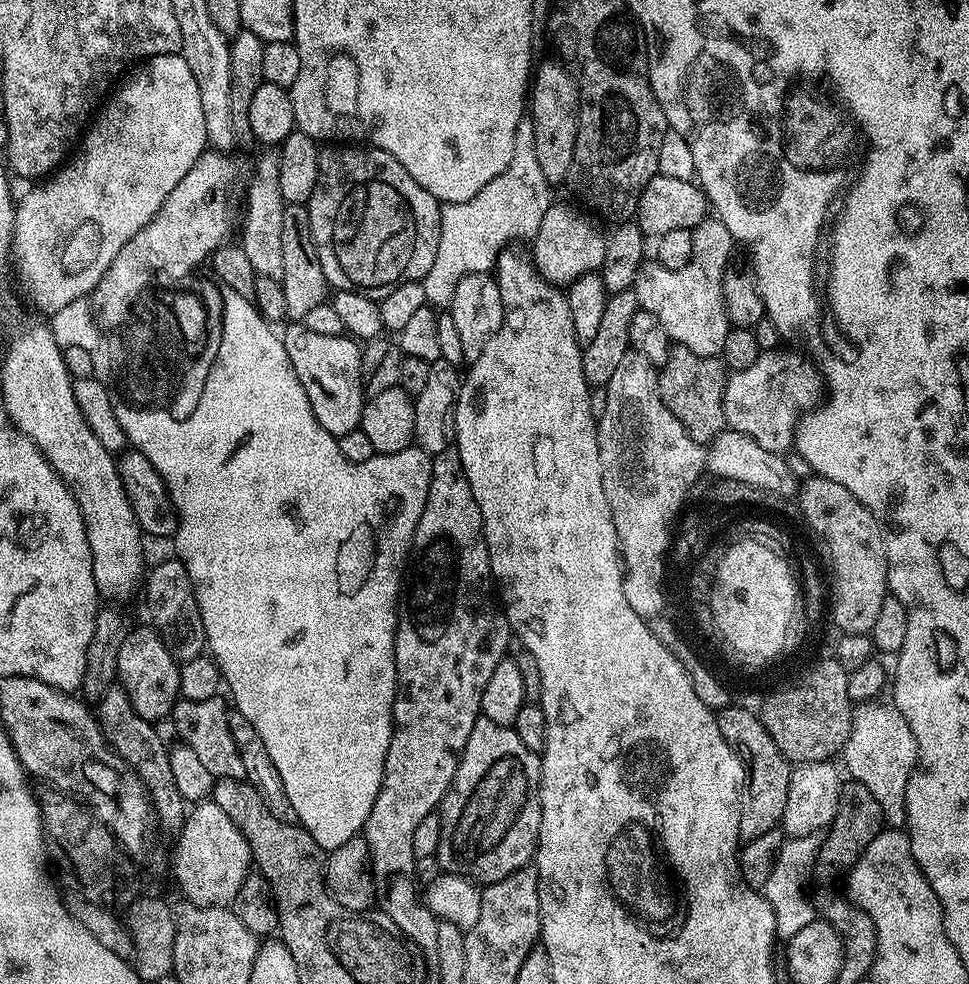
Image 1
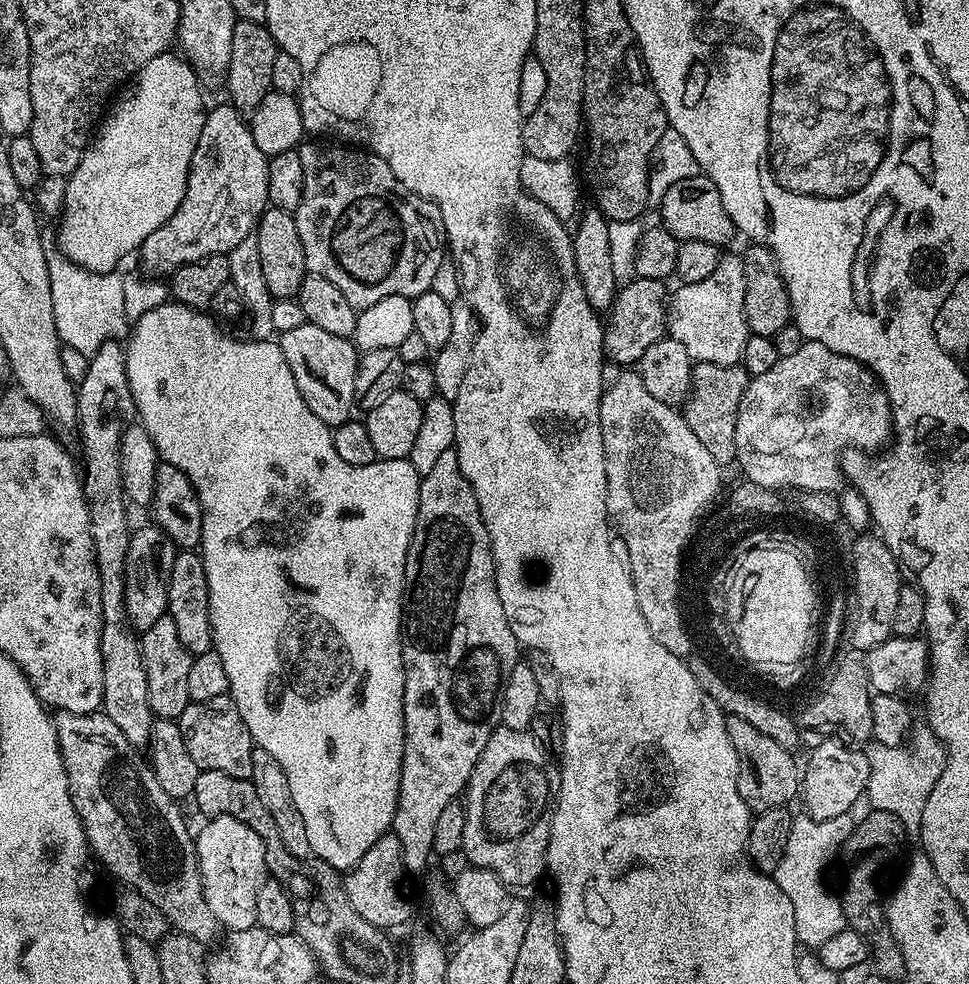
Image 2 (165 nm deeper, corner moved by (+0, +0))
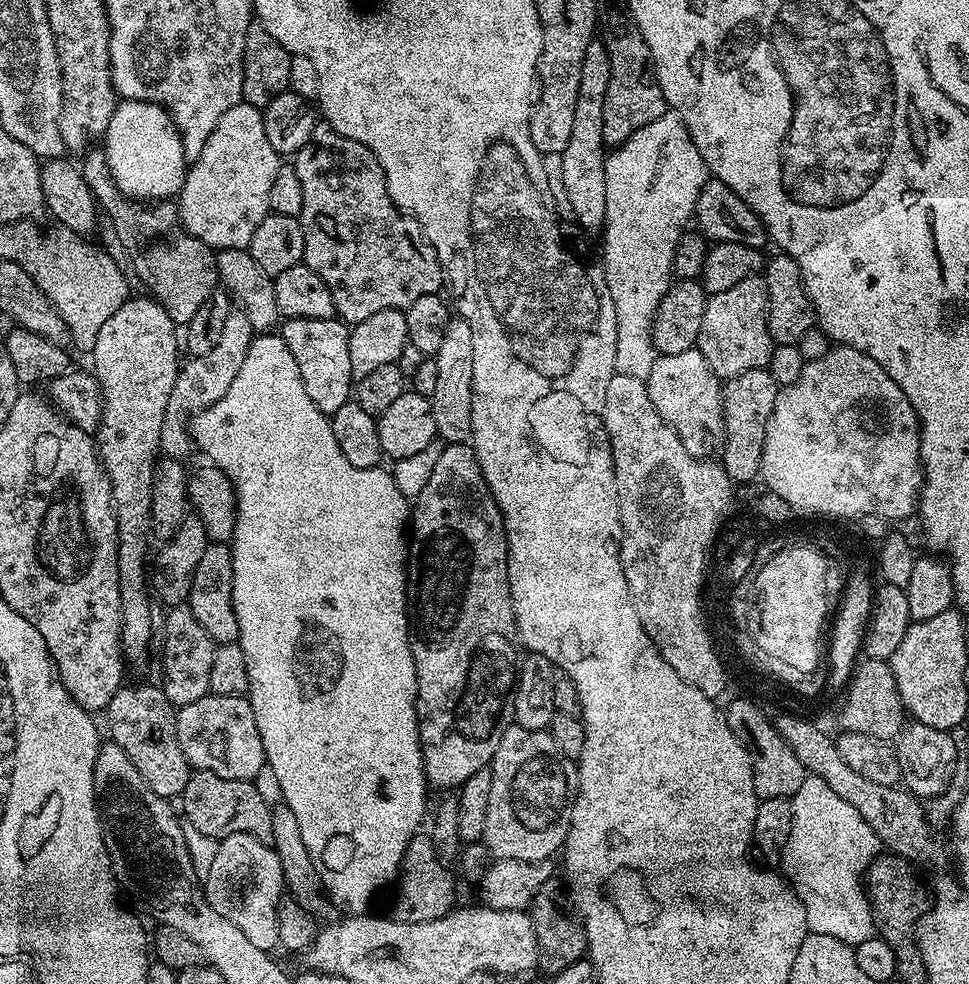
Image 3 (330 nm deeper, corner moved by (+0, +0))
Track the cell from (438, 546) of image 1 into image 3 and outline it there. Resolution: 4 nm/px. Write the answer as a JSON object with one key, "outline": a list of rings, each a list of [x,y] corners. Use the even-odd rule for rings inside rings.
{"outline":[[[445,443],[442,455],[434,466],[434,471],[422,489],[422,494],[414,497],[414,507],[410,512],[410,547],[408,548],[408,645],[416,667],[416,717],[420,723],[420,749],[424,759],[424,773],[433,789],[456,790],[470,778],[470,774],[478,774],[478,770],[489,767],[494,758],[494,750],[498,750],[498,742],[502,734],[513,723],[512,694],[516,690],[518,675],[518,637],[516,620],[512,616],[512,587],[508,584],[508,539],[502,514],[498,510],[498,502],[494,502],[494,494],[490,494],[490,486],[482,474],[482,466],[478,466],[478,458],[474,454],[471,443]]]}

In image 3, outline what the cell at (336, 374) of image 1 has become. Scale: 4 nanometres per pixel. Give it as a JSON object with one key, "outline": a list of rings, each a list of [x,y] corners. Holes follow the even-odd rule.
{"outline":[[[294,318],[284,320],[278,328],[280,337],[290,346],[290,354],[294,354],[294,362],[298,362],[298,374],[302,374],[302,386],[310,394],[310,402],[325,414],[336,412],[354,392],[349,331],[349,325],[339,318]]]}

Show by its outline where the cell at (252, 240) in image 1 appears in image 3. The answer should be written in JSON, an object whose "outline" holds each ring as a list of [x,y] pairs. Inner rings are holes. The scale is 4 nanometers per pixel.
{"outline":[[[233,310],[226,318],[226,326],[222,329],[214,350],[210,350],[210,354],[205,356],[194,356],[183,361],[176,373],[174,390],[170,390],[170,402],[166,406],[162,422],[160,451],[165,457],[184,458],[188,451],[193,451],[194,441],[190,431],[192,417],[218,402],[226,394],[226,390],[230,390],[230,382],[238,378],[238,370],[242,370],[242,362],[246,362],[246,354],[253,339],[252,323],[247,312]]]}

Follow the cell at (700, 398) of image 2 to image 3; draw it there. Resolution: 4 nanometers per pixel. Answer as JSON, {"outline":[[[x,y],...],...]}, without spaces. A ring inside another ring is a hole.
{"outline":[[[767,368],[746,370],[746,374],[731,377],[723,385],[724,438],[722,441],[722,467],[733,485],[748,484],[760,475],[762,442],[766,436],[766,422],[774,410],[778,386]]]}

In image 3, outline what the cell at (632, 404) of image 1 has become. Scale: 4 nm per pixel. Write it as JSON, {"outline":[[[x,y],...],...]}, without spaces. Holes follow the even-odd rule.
{"outline":[[[617,372],[610,378],[610,386],[606,386],[606,402],[604,403],[604,429],[608,435],[608,441],[612,447],[612,461],[614,462],[614,474],[616,475],[616,485],[618,486],[618,510],[620,511],[620,565],[624,571],[624,577],[628,583],[628,589],[632,595],[634,602],[634,610],[638,610],[638,618],[642,622],[642,626],[646,630],[646,634],[652,641],[656,643],[656,649],[662,654],[662,658],[666,662],[670,662],[670,666],[674,666],[678,678],[682,678],[686,682],[690,682],[690,686],[694,686],[698,690],[702,690],[702,694],[713,698],[720,698],[724,692],[724,687],[730,684],[729,674],[722,674],[720,667],[713,657],[711,648],[705,640],[704,628],[701,628],[700,621],[697,619],[696,609],[696,590],[699,587],[700,568],[704,561],[705,545],[712,536],[713,529],[717,529],[720,524],[725,523],[728,512],[728,503],[732,500],[732,491],[734,485],[729,476],[724,472],[723,467],[719,463],[711,464],[713,461],[708,458],[692,456],[690,450],[686,450],[686,446],[682,446],[682,442],[678,438],[678,434],[674,434],[674,430],[663,418],[658,414],[658,410],[654,410],[654,402],[650,402],[650,394],[648,393],[647,383],[638,378],[630,378],[630,374],[622,374]]]}

